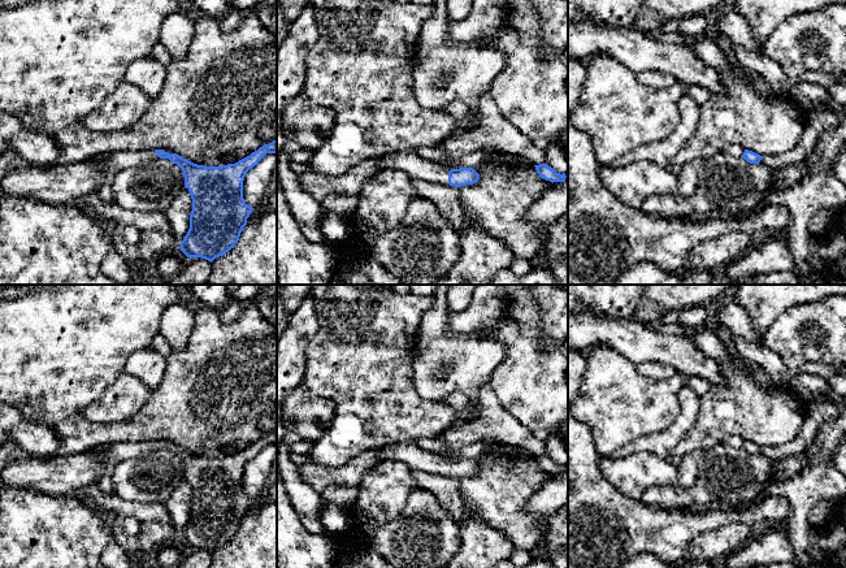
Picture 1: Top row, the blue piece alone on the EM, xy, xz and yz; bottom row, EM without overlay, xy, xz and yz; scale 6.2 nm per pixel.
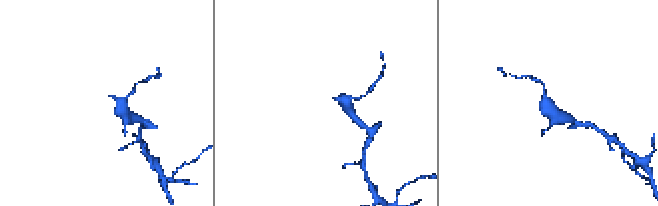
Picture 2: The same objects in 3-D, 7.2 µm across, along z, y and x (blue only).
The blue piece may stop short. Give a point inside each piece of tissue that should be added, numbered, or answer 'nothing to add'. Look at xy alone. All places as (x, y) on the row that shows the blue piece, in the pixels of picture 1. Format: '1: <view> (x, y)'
1: xy (57, 185)

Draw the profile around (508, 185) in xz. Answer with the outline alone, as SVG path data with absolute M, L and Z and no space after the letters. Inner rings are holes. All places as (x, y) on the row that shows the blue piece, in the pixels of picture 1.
M495 149L482 152L485 159L474 168L480 179L473 185L459 187L465 218L503 240L516 256L533 261L543 251L546 229L534 226L526 220L528 209L552 186L552 182L541 178L534 164L522 156Z

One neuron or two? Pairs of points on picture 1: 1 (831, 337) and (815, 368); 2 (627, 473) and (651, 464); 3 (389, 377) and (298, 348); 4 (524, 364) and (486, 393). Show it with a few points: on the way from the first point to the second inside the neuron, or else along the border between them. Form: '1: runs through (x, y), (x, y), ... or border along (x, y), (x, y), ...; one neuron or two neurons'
1: border along (832, 364), (806, 363), (798, 367), (786, 367); two neurons
2: runs through (634, 473), (646, 475), (647, 472); one neuron
3: border along (317, 322), (319, 330), (307, 350), (303, 381); two neurons
4: border along (489, 381), (495, 398), (510, 413); two neurons

